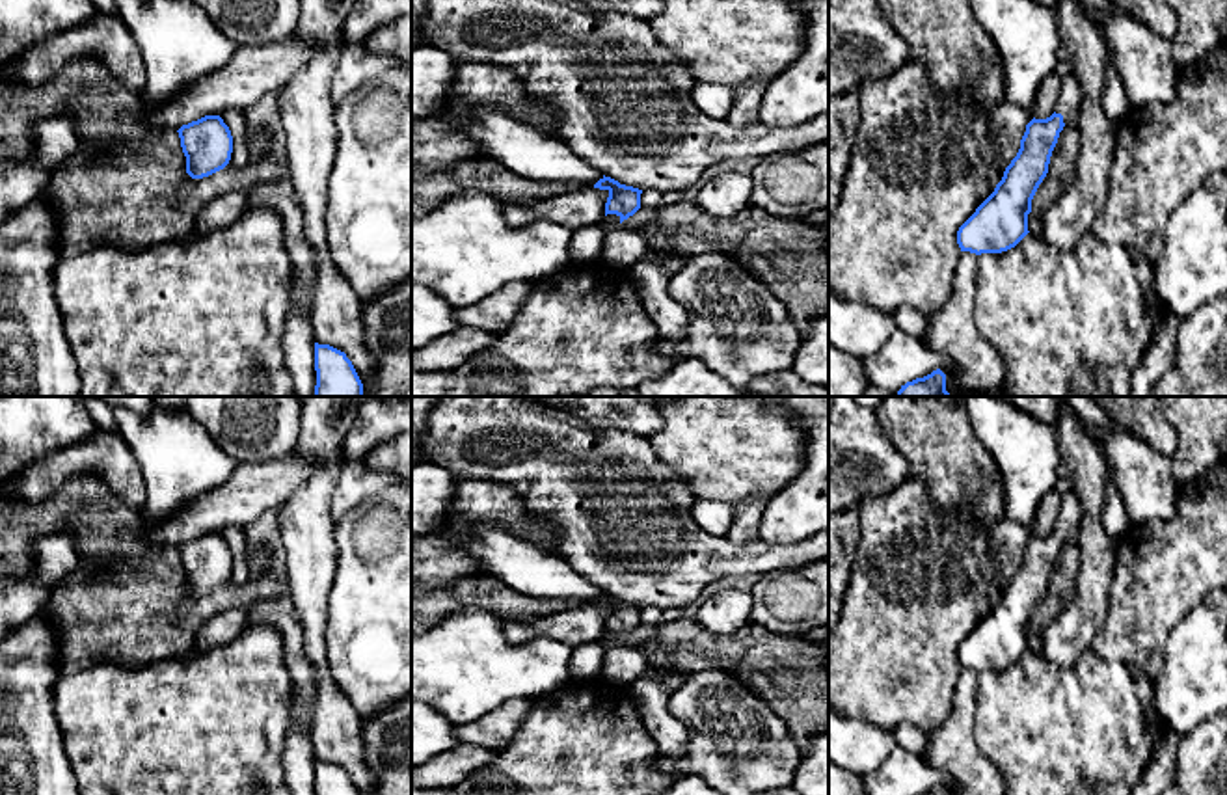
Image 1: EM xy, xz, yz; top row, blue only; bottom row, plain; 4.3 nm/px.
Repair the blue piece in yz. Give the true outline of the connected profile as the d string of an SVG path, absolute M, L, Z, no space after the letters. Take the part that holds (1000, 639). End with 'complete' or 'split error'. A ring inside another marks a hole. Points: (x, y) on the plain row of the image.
M1074 490L1061 495L1056 529L1046 536L1031 536L1020 557L1020 566L1005 585L994 609L959 644L961 668L1002 670L1015 665L1028 648L1031 616L1048 590L1052 568L1065 542L1076 540L1084 519Z; split error

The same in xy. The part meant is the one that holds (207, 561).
M205 532L177 549L186 573L186 590L192 596L209 594L229 581L233 553L220 532Z; complete

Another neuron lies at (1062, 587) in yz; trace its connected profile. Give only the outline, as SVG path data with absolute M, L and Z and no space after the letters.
M1076 540L1065 542L1052 568L1048 590L1031 616L1031 629L1037 635L1041 635L1043 629L1052 620L1056 620L1076 596L1078 570L1080 570L1080 547Z

